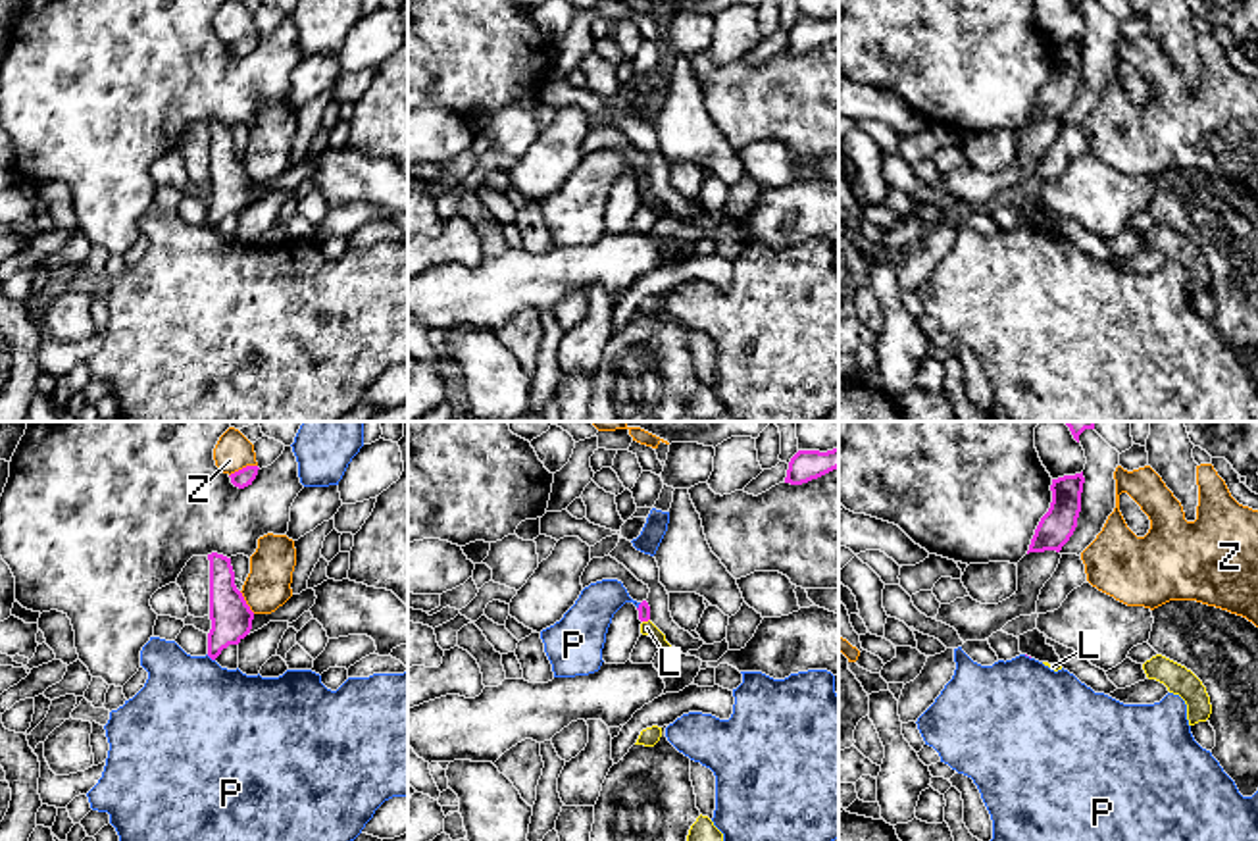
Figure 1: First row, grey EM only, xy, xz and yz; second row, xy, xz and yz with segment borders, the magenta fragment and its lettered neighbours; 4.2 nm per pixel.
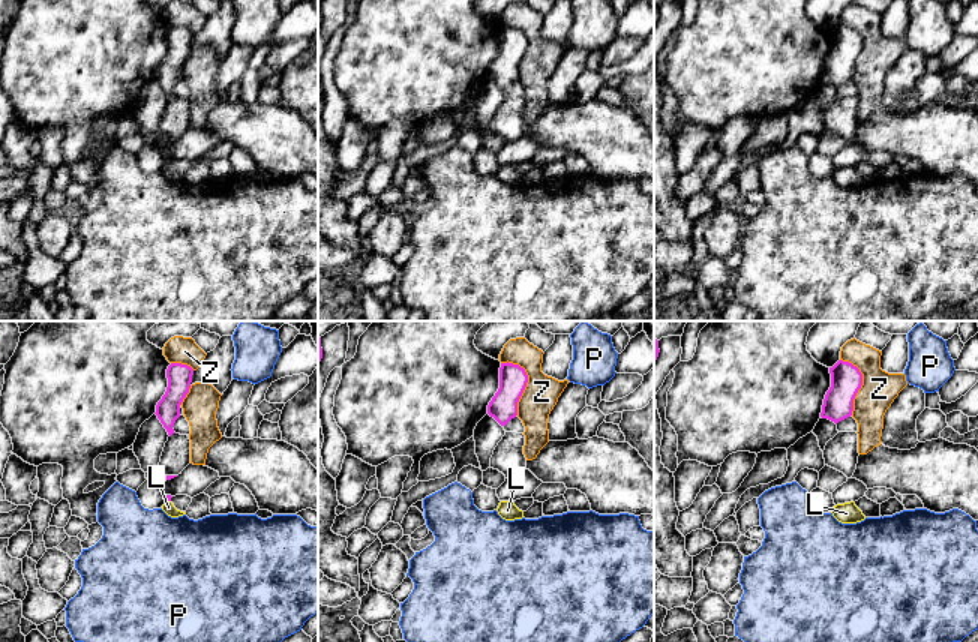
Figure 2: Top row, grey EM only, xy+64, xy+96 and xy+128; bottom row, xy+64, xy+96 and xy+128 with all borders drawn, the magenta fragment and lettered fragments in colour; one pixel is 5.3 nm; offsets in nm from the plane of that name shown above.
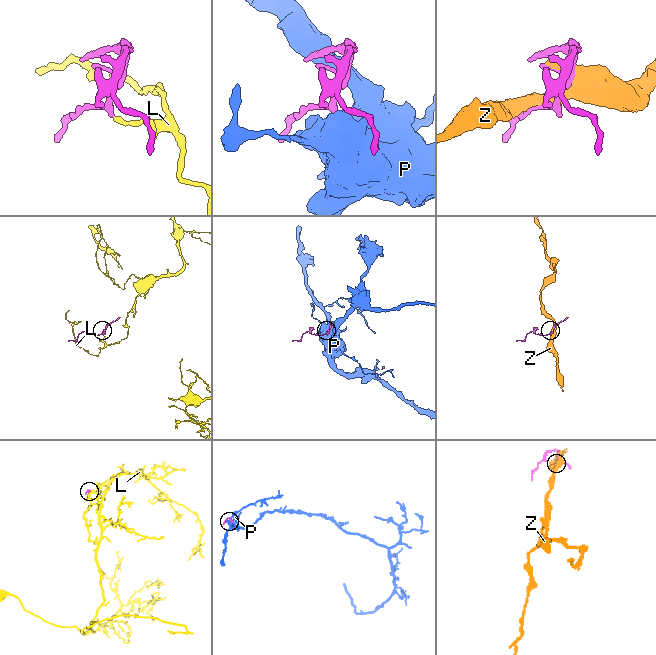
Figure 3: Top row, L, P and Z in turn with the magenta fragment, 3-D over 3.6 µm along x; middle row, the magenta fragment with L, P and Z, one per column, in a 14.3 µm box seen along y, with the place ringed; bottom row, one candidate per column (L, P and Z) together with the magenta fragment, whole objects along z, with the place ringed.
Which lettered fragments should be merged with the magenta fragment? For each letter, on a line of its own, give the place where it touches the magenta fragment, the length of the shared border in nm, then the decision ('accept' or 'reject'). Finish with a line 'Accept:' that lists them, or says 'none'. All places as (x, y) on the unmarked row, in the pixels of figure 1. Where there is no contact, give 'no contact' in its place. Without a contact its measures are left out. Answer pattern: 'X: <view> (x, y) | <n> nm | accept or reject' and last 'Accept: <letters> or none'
L: xz (645, 189) | 40 nm | reject
P: xy (210, 226) | 50 nm | reject
Z: xy (243, 37) | 130 nm | reject
Accept: none

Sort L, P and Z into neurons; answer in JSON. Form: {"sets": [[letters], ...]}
{"sets": [["L"], ["P"], ["Z"]]}

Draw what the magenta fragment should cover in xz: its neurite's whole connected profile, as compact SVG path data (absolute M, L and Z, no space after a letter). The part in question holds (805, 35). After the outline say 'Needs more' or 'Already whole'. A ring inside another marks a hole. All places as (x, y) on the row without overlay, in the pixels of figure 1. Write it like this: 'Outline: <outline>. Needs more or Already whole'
Outline: M839 17L827 21L798 19L789 31L785 52L802 54L837 37L839 37Z. Already whole

